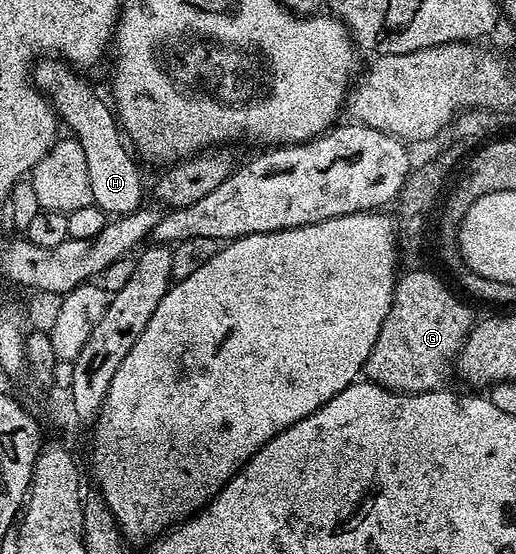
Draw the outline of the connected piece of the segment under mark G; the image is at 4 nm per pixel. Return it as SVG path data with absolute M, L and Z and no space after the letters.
M409 269L413 271L409 271L400 276L396 280L395 286L393 288L393 300L391 301L391 307L389 312L387 313L385 320L383 321L383 325L379 329L379 337L375 341L375 345L371 349L371 353L367 357L367 361L365 362L365 369L363 372L364 378L368 380L370 383L377 383L381 387L384 387L387 391L399 391L402 393L408 393L414 395L415 393L419 393L420 391L436 391L438 389L444 388L446 386L445 383L449 379L449 374L454 374L455 371L455 360L458 355L461 353L461 347L465 343L465 339L469 335L470 331L473 330L475 326L475 318L473 319L473 315L469 312L469 307L464 303L466 300L462 298L460 294L452 286L448 287L447 284L444 283L443 280L440 279L439 276L436 275L433 271L417 271L421 269Z

